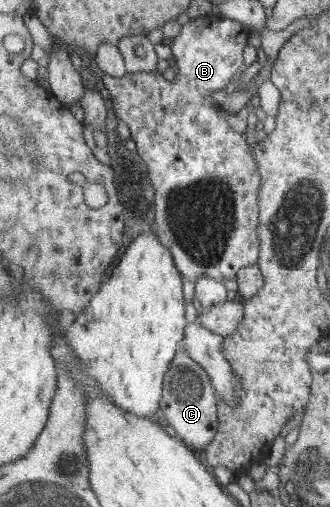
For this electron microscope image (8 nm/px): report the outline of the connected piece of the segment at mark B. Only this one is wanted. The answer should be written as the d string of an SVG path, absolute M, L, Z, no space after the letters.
M202 16L201 18L190 18L187 23L181 26L180 32L173 38L173 44L170 45L172 54L176 60L177 75L175 79L170 82L166 80L159 71L154 72L137 72L134 74L126 74L123 77L116 78L115 76L106 75L103 72L101 86L106 86L110 92L110 96L114 102L117 110L117 115L129 127L131 136L136 142L137 153L141 156L143 161L147 164L149 169L149 179L151 185L155 189L155 230L160 237L161 243L172 253L178 270L183 274L185 280L189 280L196 284L203 276L212 277L216 279L228 278L236 280L238 271L241 271L247 266L259 262L261 254L261 241L258 236L258 227L260 227L260 186L262 185L262 175L258 172L258 160L254 157L253 149L256 146L248 146L246 136L244 133L238 133L230 124L228 120L219 114L220 103L215 104L215 94L219 90L224 90L235 76L241 74L241 68L244 66L244 50L248 44L249 30L240 22L232 19L227 19L222 16Z

